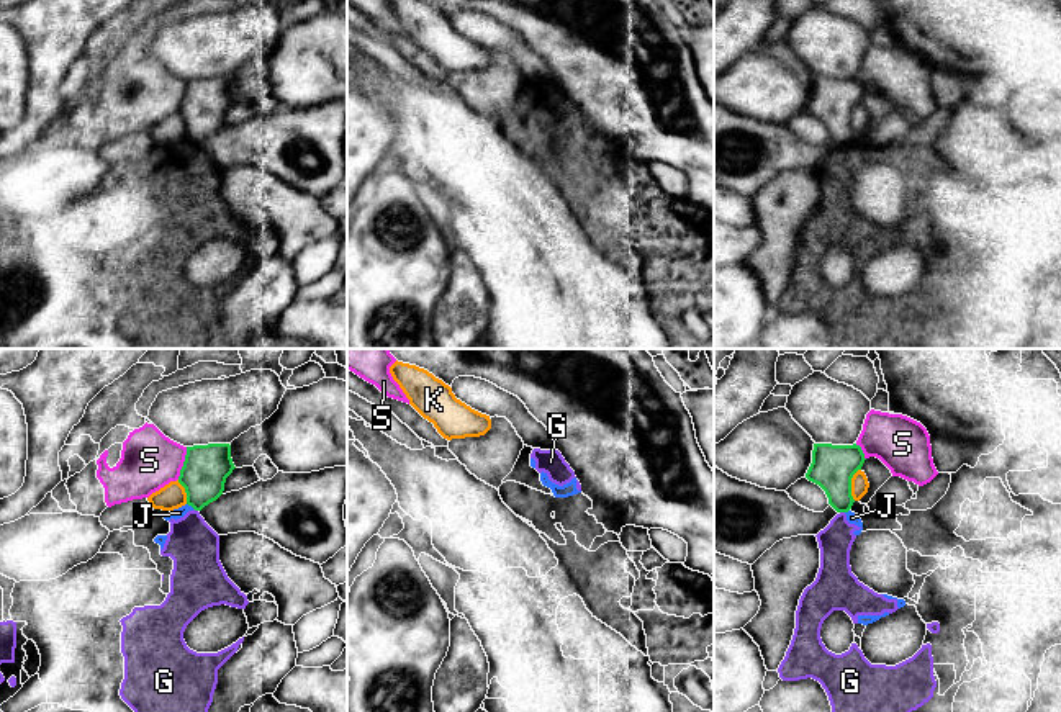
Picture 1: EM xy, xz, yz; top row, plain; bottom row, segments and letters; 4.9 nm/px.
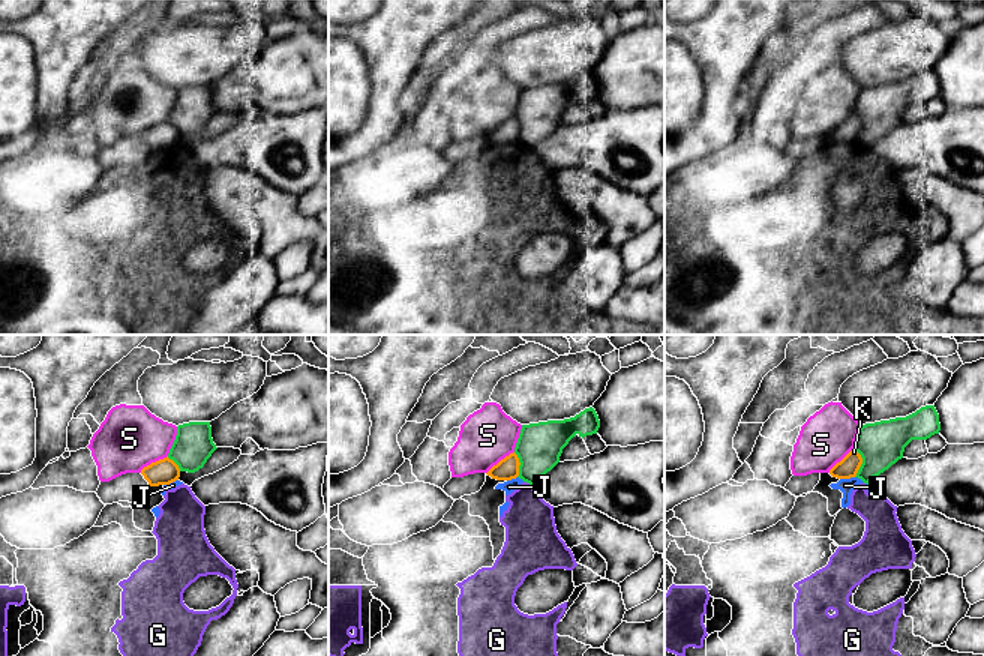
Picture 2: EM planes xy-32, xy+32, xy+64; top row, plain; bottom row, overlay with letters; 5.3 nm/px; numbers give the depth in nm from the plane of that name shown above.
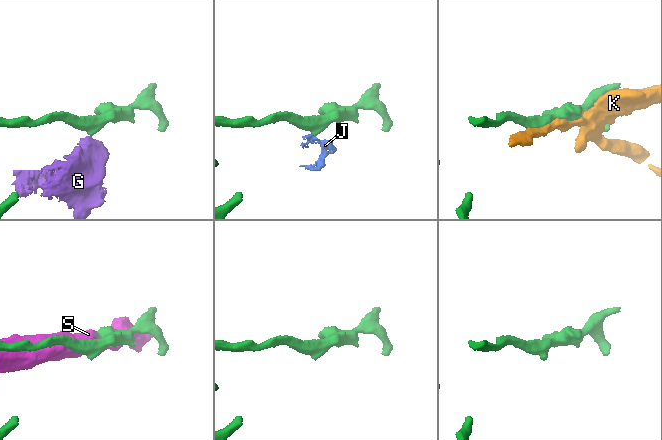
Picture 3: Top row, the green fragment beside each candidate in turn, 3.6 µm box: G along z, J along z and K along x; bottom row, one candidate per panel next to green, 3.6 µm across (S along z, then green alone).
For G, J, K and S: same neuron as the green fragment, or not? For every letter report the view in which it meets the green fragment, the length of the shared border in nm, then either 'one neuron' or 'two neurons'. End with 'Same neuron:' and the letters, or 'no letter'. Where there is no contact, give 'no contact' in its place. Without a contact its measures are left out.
G: xy | 30 nm | two neurons
J: xy | 50 nm | two neurons
K: yz | 160 nm | two neurons
S: xy | 170 nm | two neurons
Same neuron: no letter

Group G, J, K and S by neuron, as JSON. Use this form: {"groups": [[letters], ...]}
{"groups": [["G", "J"], ["K"], ["S"]]}

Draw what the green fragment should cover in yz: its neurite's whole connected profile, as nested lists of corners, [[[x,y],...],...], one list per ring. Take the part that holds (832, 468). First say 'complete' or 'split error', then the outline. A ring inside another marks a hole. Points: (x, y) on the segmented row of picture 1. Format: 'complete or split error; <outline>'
complete; [[[814,444],[812,463],[806,478],[825,491],[828,504],[837,512],[848,512],[855,502],[851,478],[861,470],[865,460],[865,453],[856,444]]]

